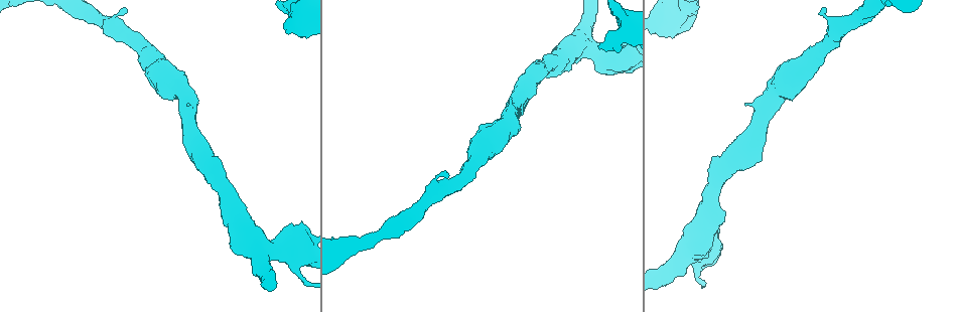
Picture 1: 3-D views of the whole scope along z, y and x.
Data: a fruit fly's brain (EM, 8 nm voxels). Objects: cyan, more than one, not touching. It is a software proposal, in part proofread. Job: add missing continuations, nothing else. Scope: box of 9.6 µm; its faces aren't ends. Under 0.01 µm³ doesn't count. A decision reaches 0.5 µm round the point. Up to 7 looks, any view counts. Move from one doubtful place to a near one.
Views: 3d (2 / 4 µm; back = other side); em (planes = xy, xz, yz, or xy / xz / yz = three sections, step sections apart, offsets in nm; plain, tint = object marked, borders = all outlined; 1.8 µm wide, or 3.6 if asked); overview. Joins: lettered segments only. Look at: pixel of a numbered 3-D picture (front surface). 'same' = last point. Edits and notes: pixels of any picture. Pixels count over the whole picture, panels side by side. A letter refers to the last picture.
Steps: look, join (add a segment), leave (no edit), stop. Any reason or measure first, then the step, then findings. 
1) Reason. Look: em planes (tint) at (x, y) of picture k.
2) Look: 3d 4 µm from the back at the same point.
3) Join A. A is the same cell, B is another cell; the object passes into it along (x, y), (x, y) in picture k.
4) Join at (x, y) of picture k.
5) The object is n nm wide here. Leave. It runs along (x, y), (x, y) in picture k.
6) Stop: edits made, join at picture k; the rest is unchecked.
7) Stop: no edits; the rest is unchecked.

Look: 3d 4 µm at (303, 20) of picture 1.

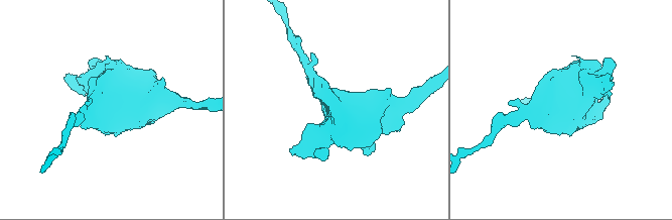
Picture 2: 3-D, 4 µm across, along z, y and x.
Look: em planes (borders) at (110, 105) of picture 2.

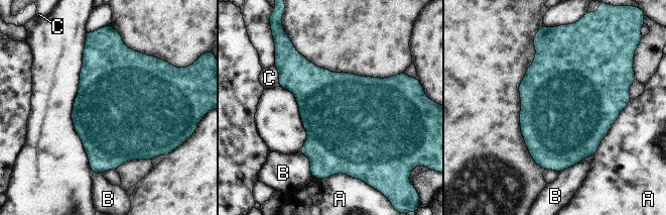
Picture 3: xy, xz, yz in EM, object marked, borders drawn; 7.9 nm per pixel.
The longest contact is with A, 460 nm. Leave. A, B and C are other cells; a border runs along (593, 153), (558, 172) in picture 3; no lettered segment goes on from it.

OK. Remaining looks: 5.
Calibre changes. Look: 3d 4 µm at (476, 159) of picture 1.

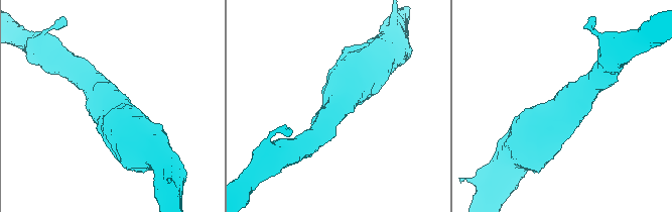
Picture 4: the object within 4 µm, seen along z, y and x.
Look: em 3.6 µm planes (borders) at (337, 106) of picture 4.

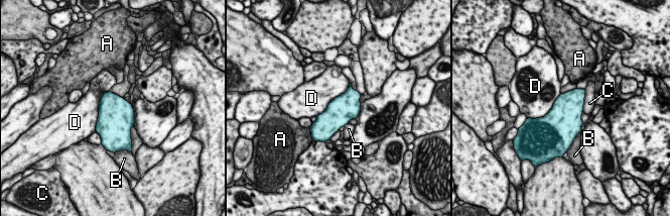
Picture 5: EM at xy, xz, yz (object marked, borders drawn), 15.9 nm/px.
Leave. A, B, C and D are other cells; a border runs along (350, 83), (316, 116) in picture 5; none of them fits.

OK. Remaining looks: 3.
Branch point. Look: 3d 4 µm at (113, 25) of picture 1.

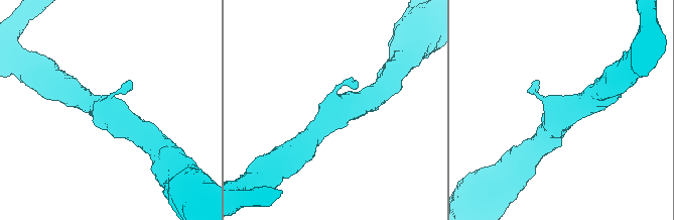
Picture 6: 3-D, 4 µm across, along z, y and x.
Now the EM. Look: em xz step 8 (borders) at (563, 115) of picture 6.

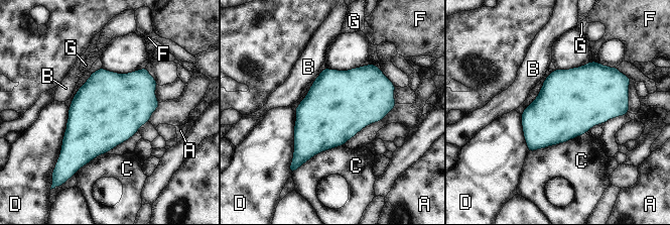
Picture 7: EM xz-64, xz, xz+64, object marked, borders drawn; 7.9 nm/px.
Leave. A, B, C, D, F and G are other cells; a border runs along (585, 132), (566, 141), (528, 152) in picture 7; none of them fits.

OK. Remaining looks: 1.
Stop: no edits; the rest is unchecked.

